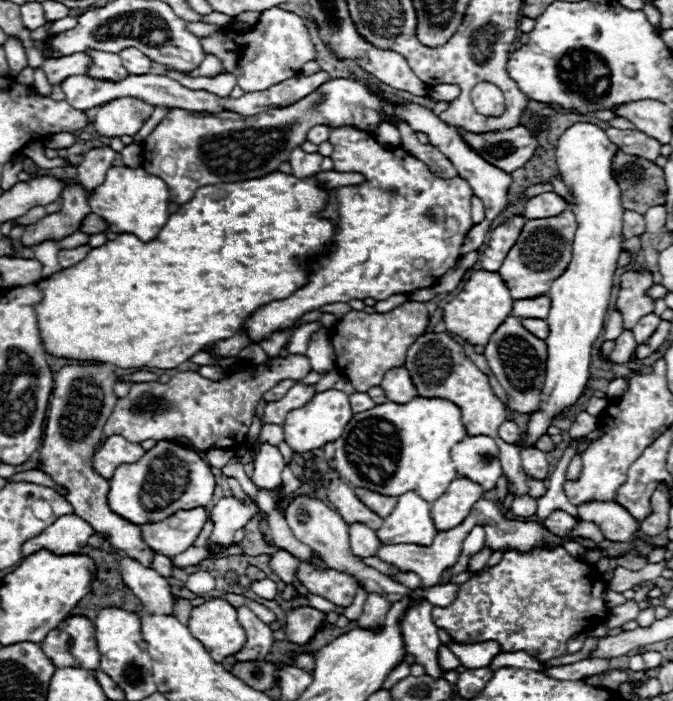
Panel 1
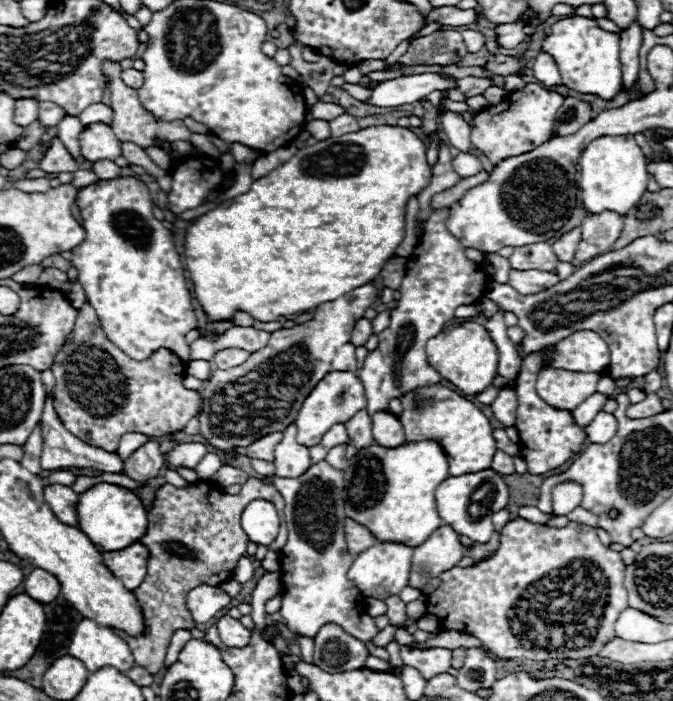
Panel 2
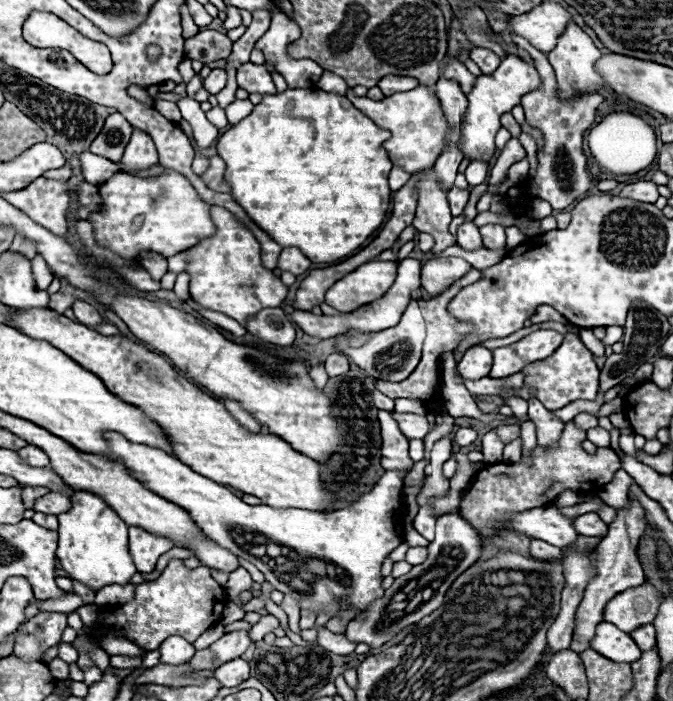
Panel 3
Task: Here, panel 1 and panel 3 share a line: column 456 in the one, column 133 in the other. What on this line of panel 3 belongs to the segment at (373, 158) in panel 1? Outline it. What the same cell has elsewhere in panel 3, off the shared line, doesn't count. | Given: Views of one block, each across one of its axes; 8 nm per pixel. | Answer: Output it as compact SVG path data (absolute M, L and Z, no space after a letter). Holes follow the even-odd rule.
M166 168L164 174L152 178L138 178L118 172L100 186L100 196L102 210L88 218L94 226L96 240L118 252L128 262L134 262L144 250L158 252L164 258L176 256L188 246L196 246L200 238L210 238L216 230L208 214L210 206L176 170Z

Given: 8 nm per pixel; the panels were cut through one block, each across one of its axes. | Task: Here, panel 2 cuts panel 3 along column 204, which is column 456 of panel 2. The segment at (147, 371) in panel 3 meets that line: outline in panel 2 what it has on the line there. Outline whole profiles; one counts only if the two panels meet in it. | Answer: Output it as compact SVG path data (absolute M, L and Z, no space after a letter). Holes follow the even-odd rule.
M428 386L422 390L414 390L406 396L420 396L414 400L402 400L404 412L400 422L406 432L406 442L422 442L422 440L436 440L444 454L448 456L450 476L474 474L480 470L490 468L492 456L496 452L496 442L492 438L492 426L488 418L460 394L450 390L448 386Z

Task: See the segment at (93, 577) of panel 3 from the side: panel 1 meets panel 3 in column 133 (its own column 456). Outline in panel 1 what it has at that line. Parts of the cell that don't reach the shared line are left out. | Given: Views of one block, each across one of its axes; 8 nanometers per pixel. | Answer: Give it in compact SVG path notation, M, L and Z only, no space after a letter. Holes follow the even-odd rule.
M474 526L474 530L470 530L470 534L462 542L462 558L458 558L458 566L454 566L454 570L448 570L446 574L442 574L442 582L438 582L438 584L450 584L452 576L458 576L468 568L470 558L474 554L478 554L486 544L486 536L484 534L486 532L482 530L482 526Z

